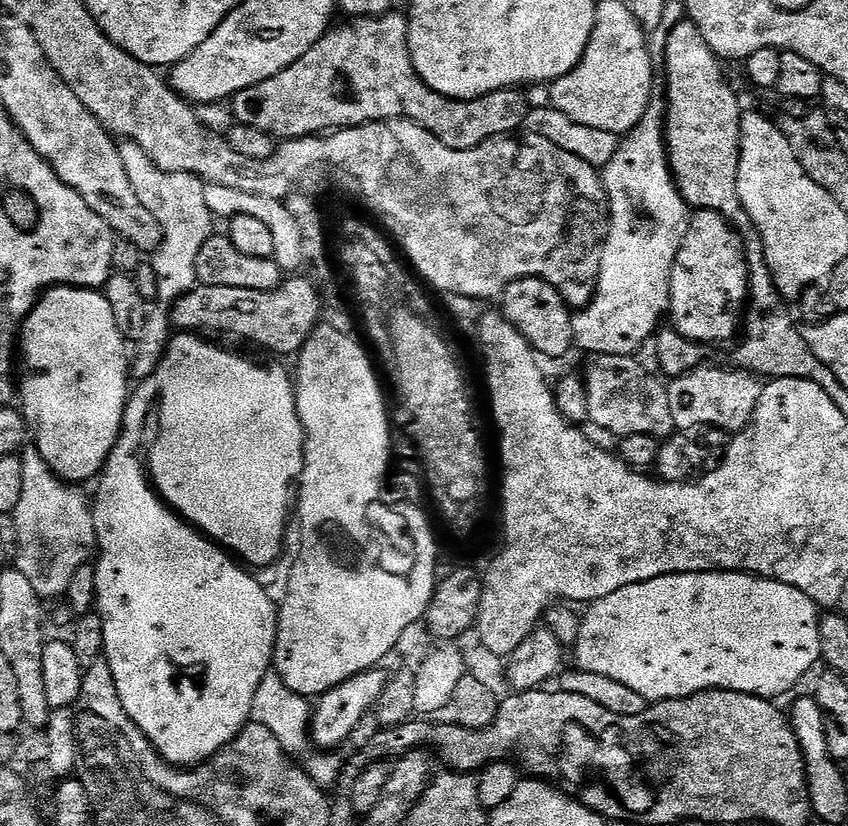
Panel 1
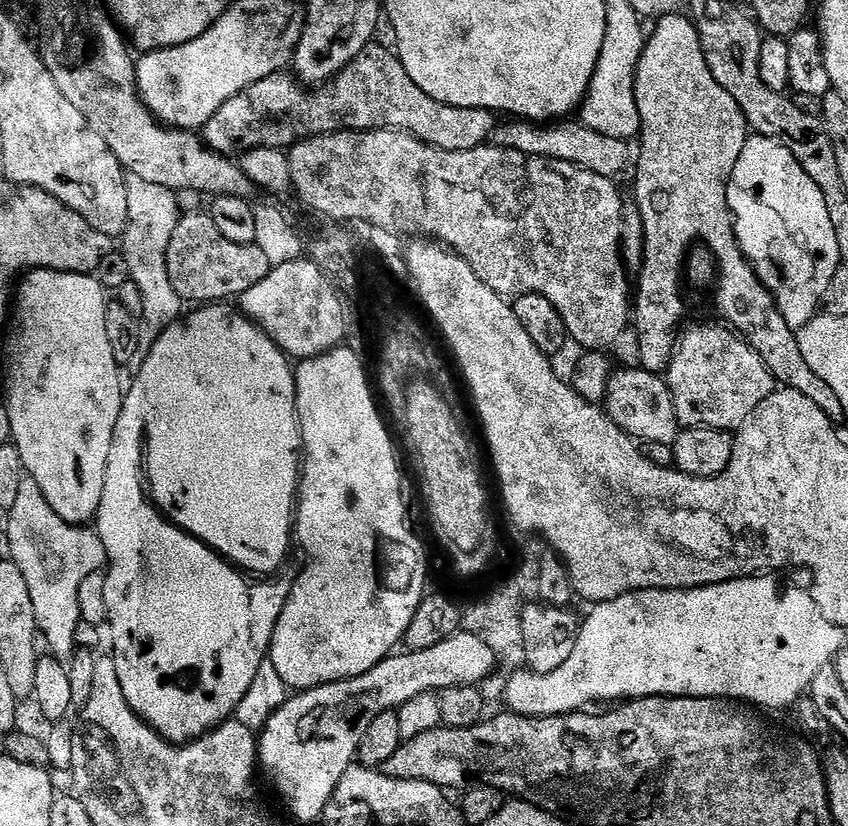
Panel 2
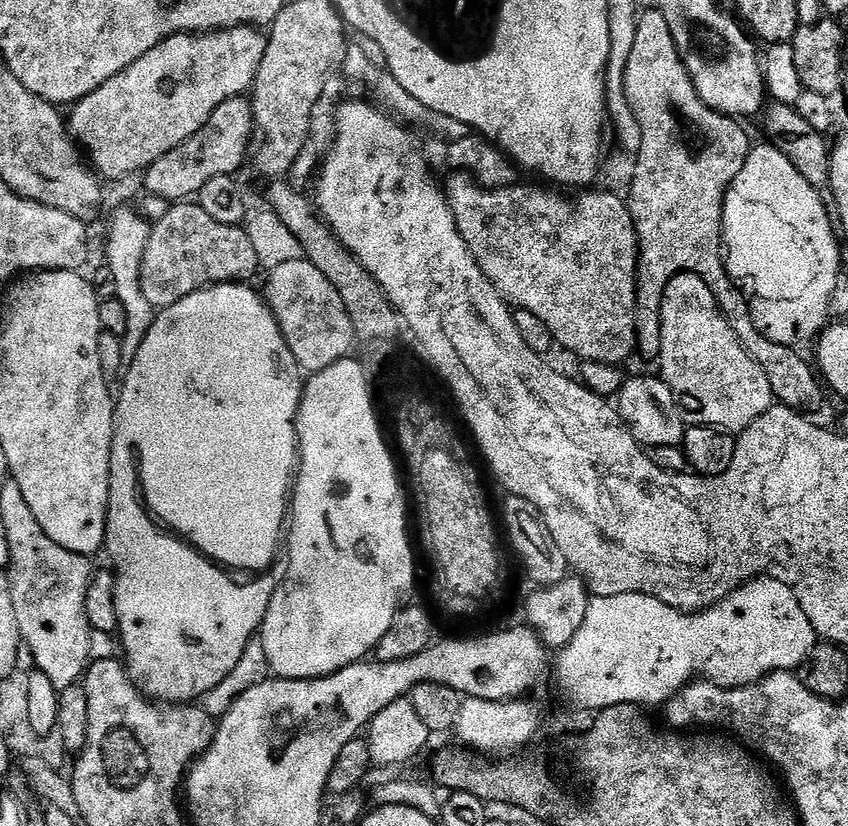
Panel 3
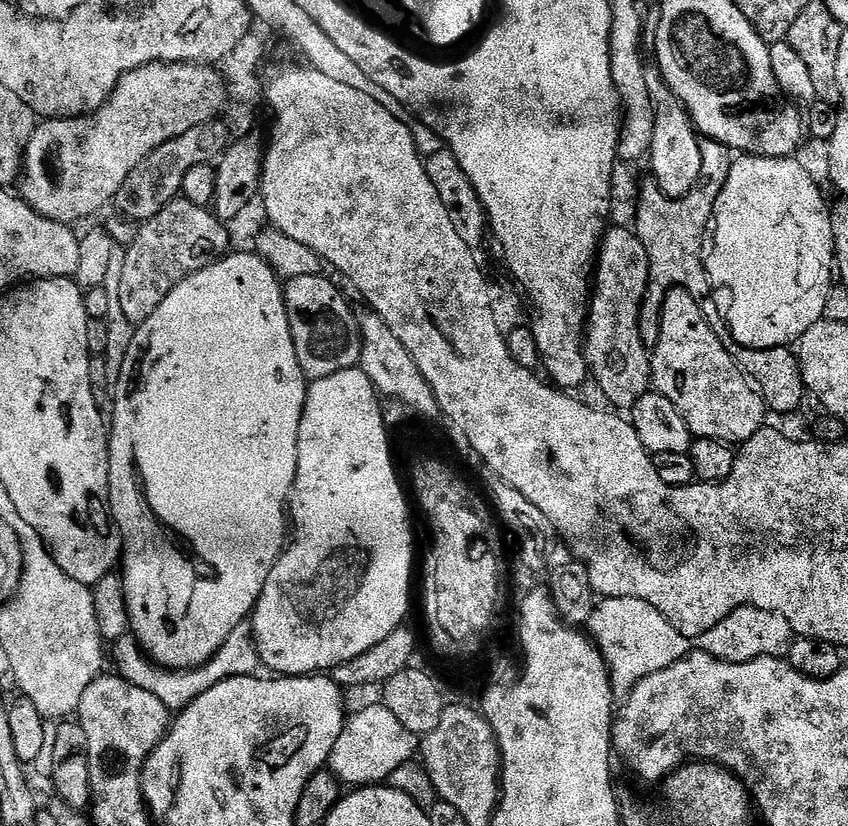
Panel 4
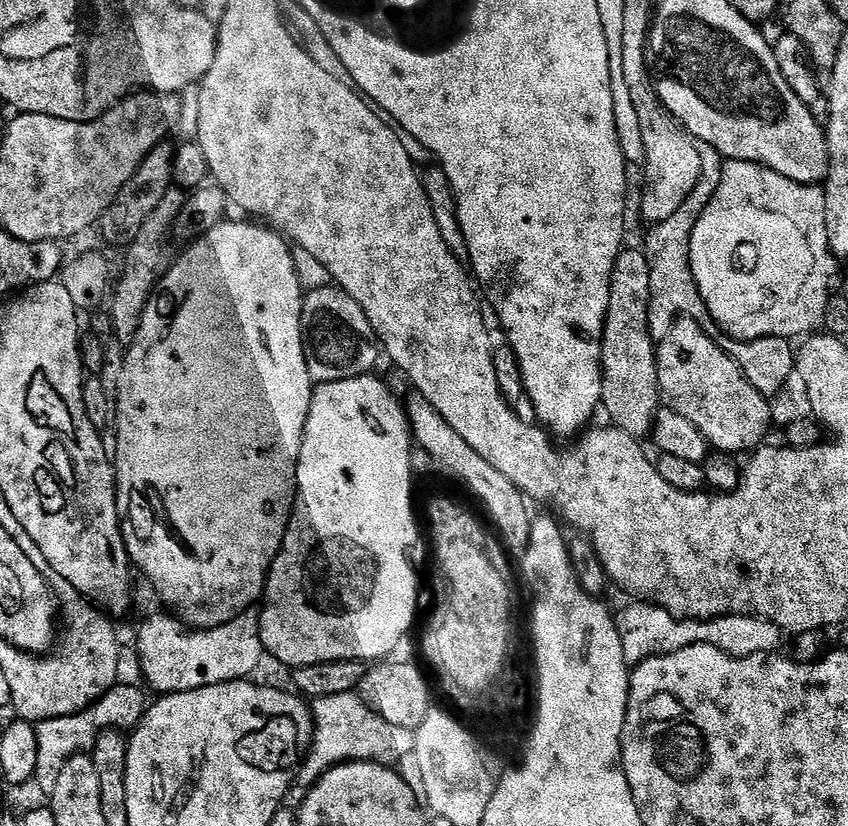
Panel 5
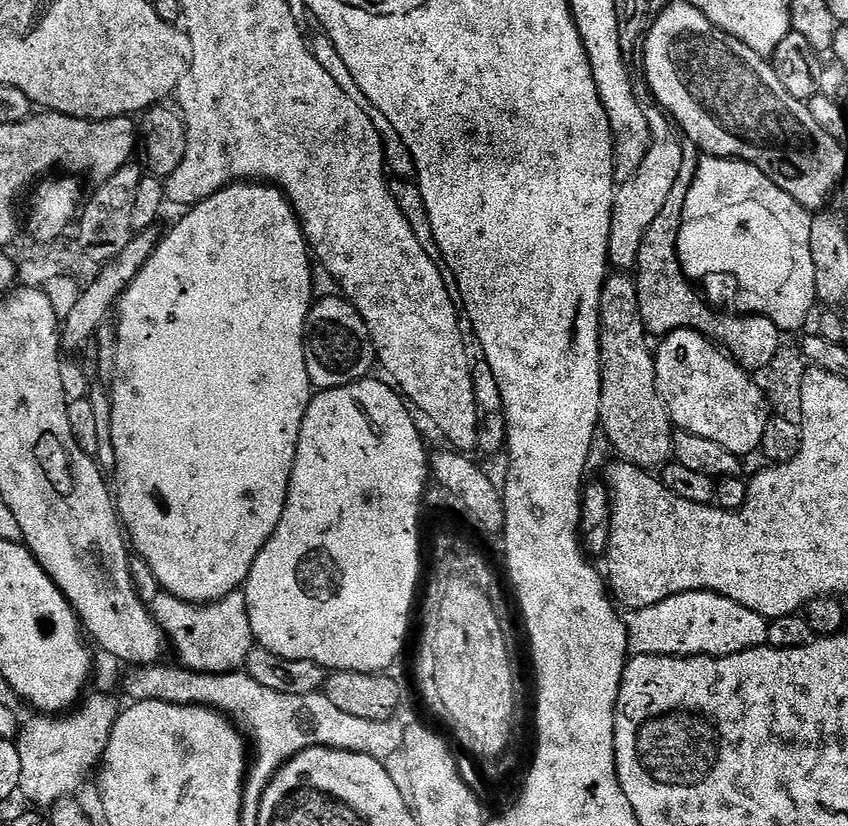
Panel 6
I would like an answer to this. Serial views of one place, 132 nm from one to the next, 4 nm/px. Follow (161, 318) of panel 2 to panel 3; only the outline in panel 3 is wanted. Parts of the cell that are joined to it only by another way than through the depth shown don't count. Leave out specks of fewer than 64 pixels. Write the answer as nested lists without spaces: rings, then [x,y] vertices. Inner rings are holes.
[[[120,208],[112,216],[112,225],[108,228],[108,260],[106,266],[113,275],[117,290],[115,297],[120,300],[120,308],[125,312],[124,320],[128,330],[122,334],[122,362],[125,366],[134,362],[134,354],[138,354],[138,346],[142,346],[142,338],[150,330],[154,319],[154,310],[140,289],[140,267],[142,254],[146,254],[146,242],[150,231],[149,221],[138,211],[131,208]]]

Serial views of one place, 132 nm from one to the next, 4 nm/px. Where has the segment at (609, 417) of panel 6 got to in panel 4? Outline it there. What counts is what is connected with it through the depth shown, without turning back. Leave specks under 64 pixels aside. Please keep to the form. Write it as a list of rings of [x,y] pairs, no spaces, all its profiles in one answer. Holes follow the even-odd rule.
[[[637,243],[636,252],[601,251],[594,268],[594,291],[590,297],[586,328],[586,355],[591,379],[616,410],[630,410],[650,391],[652,357],[642,342],[640,311],[648,294],[650,258],[646,246]]]

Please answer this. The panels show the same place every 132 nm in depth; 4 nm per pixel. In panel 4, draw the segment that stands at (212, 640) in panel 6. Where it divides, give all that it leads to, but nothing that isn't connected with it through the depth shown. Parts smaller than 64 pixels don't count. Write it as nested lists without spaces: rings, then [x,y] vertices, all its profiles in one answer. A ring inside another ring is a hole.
[[[237,630],[211,660],[187,670],[164,667],[148,652],[142,650],[141,645],[132,638],[115,641],[114,648],[116,648],[116,660],[120,663],[119,675],[134,686],[142,686],[142,690],[154,694],[169,710],[189,708],[198,698],[202,698],[202,694],[206,694],[206,690],[218,686],[231,676],[251,676],[258,668],[256,642],[253,633],[248,630]]]

